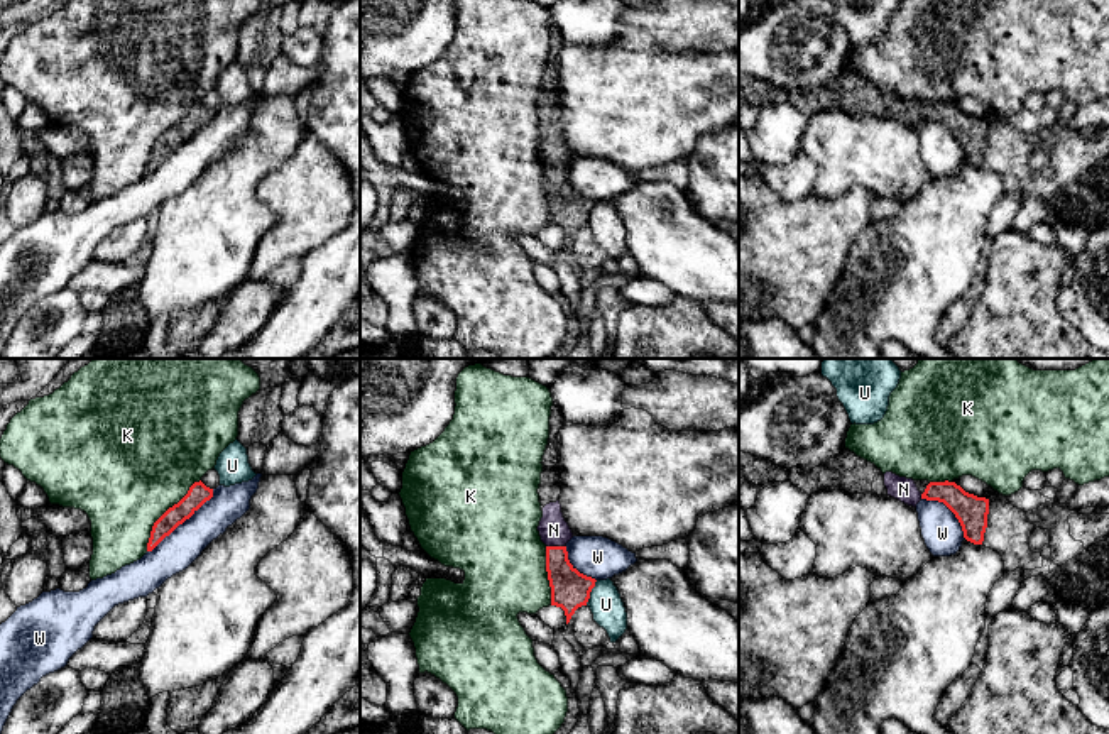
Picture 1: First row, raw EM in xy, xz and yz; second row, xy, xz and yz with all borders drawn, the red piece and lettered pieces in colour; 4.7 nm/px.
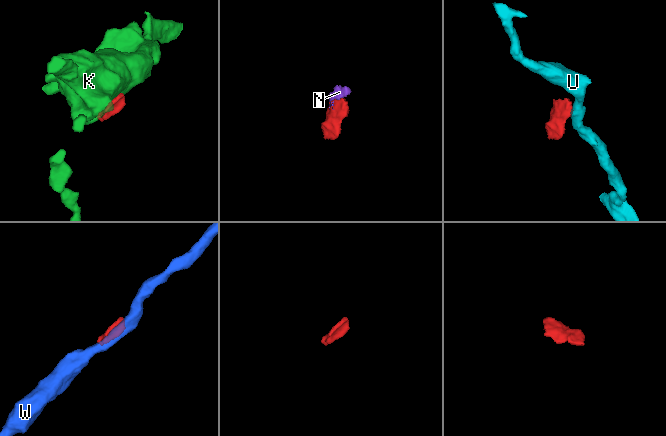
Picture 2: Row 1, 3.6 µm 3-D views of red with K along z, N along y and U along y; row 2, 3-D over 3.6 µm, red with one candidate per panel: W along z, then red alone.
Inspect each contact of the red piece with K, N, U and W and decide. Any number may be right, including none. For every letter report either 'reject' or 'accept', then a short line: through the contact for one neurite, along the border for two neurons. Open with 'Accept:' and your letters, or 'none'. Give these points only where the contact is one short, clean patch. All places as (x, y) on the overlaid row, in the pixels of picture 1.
Accept: N
K: reject
N: accept | xz (570, 589), (557, 564), (557, 547), (553, 530)
U: reject | xz (597, 580), (585, 604)
W: reject

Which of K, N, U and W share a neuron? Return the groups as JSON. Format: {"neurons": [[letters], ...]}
{"neurons": [["K"], ["N"], ["U"], ["W"]]}

